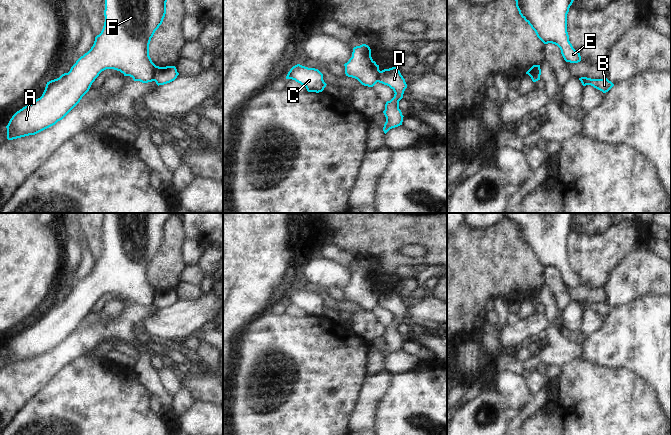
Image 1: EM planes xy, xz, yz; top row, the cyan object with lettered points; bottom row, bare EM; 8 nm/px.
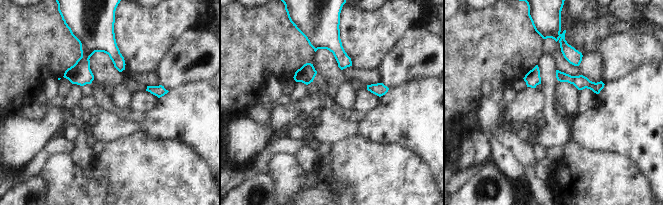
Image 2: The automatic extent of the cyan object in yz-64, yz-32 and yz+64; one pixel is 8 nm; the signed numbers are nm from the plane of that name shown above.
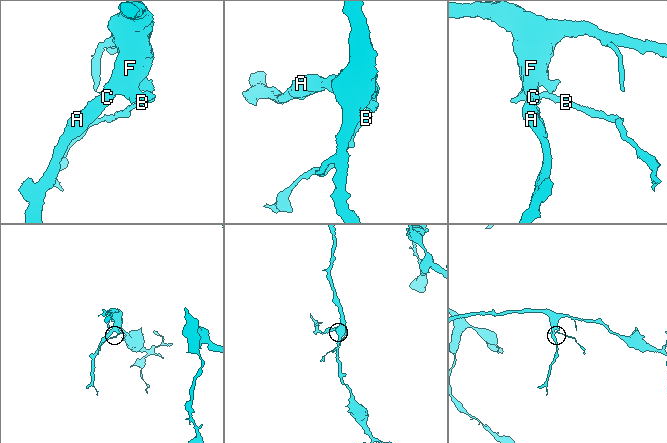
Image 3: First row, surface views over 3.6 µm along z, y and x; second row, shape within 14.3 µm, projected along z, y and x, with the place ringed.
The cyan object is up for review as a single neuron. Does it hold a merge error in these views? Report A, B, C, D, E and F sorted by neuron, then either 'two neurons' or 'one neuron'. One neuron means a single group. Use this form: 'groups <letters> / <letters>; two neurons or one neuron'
groups A C E F / B D; two neurons

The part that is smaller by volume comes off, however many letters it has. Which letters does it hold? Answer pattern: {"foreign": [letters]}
{"foreign": ["B", "D"]}

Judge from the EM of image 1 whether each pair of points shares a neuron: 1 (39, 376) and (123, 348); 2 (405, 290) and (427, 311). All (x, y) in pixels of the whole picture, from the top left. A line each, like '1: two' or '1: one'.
1: two
2: one

